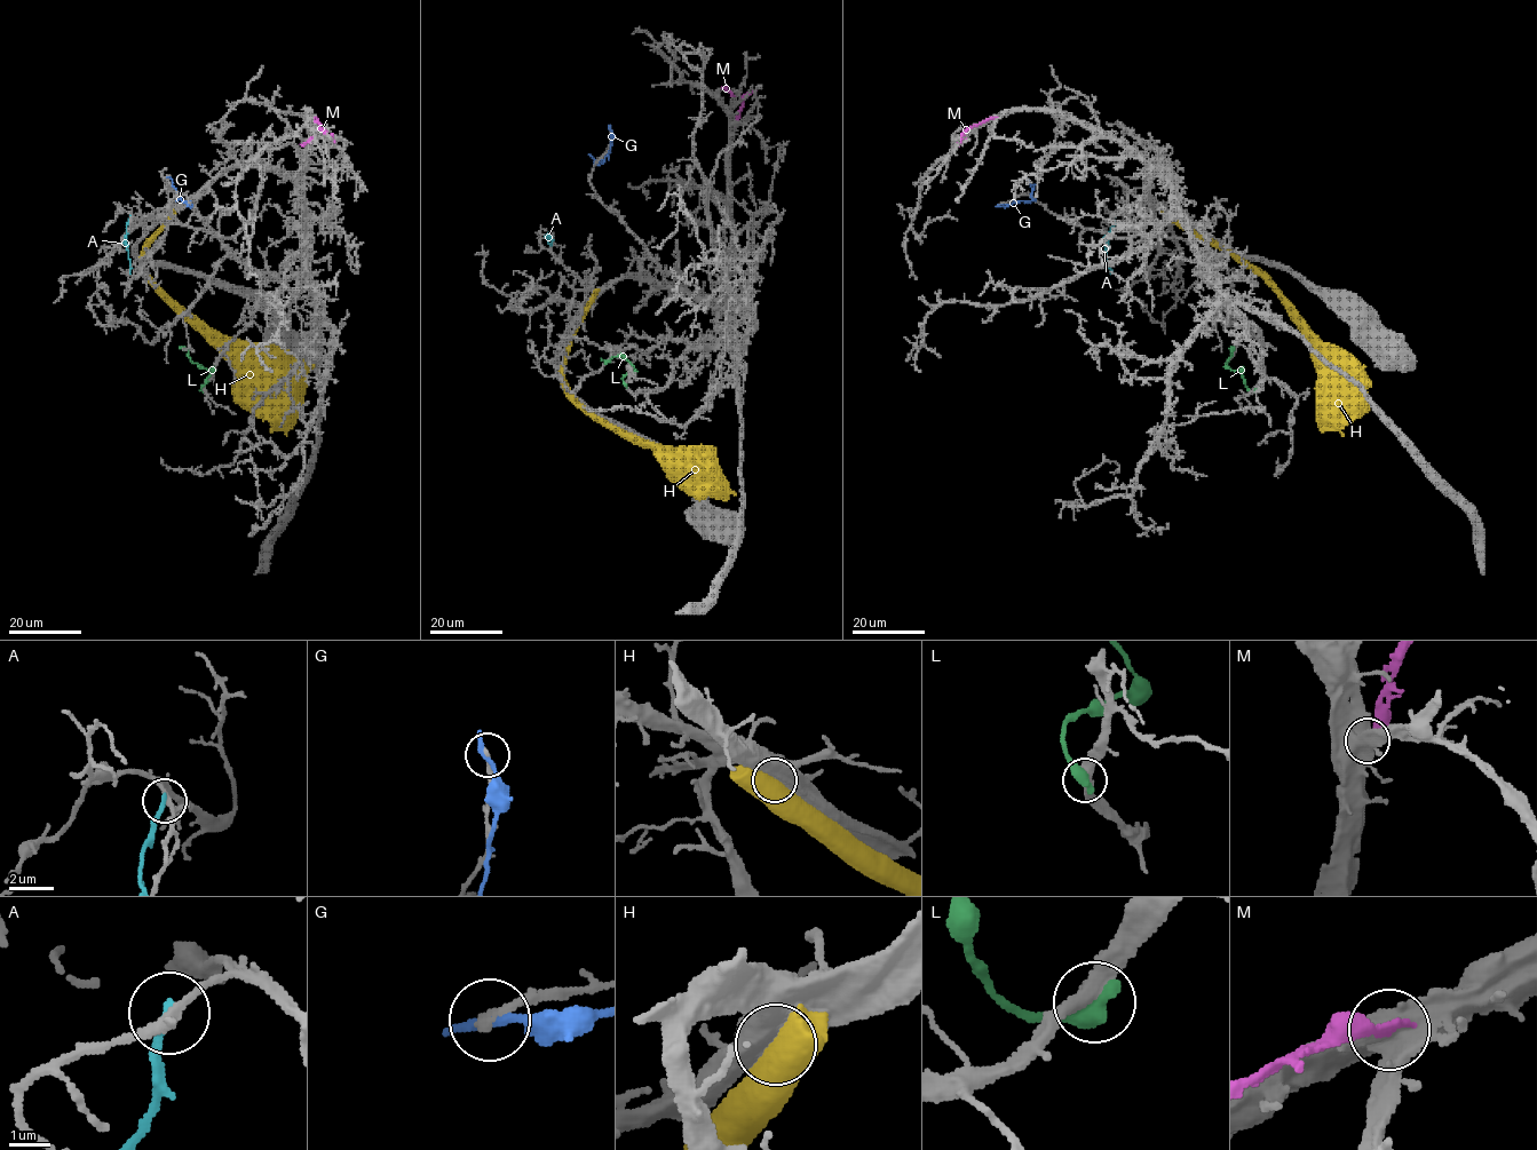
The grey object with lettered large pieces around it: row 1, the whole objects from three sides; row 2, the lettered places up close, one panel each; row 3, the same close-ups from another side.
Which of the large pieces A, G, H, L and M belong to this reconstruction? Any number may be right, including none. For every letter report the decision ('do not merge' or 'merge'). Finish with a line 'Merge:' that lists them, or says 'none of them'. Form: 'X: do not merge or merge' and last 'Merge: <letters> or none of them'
A: do not merge
G: do not merge
H: do not merge
L: do not merge
M: do not merge
Merge: none of them

